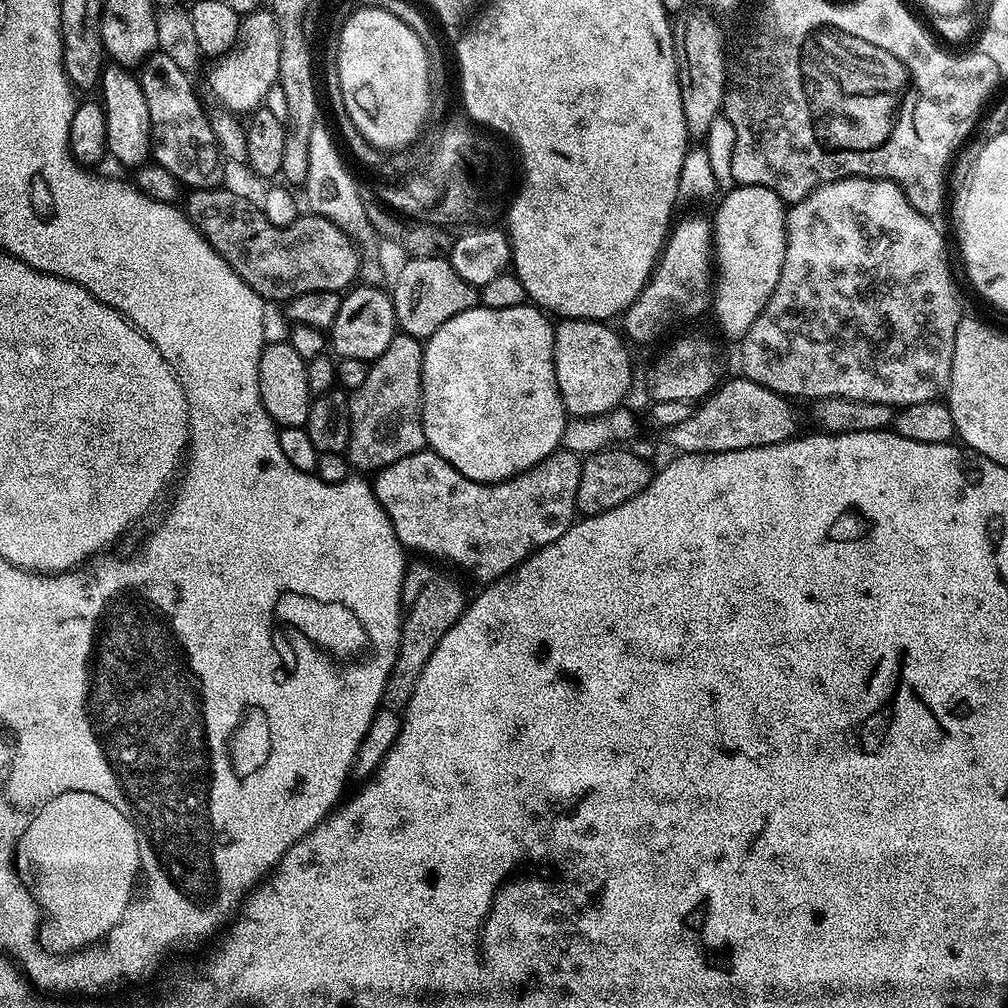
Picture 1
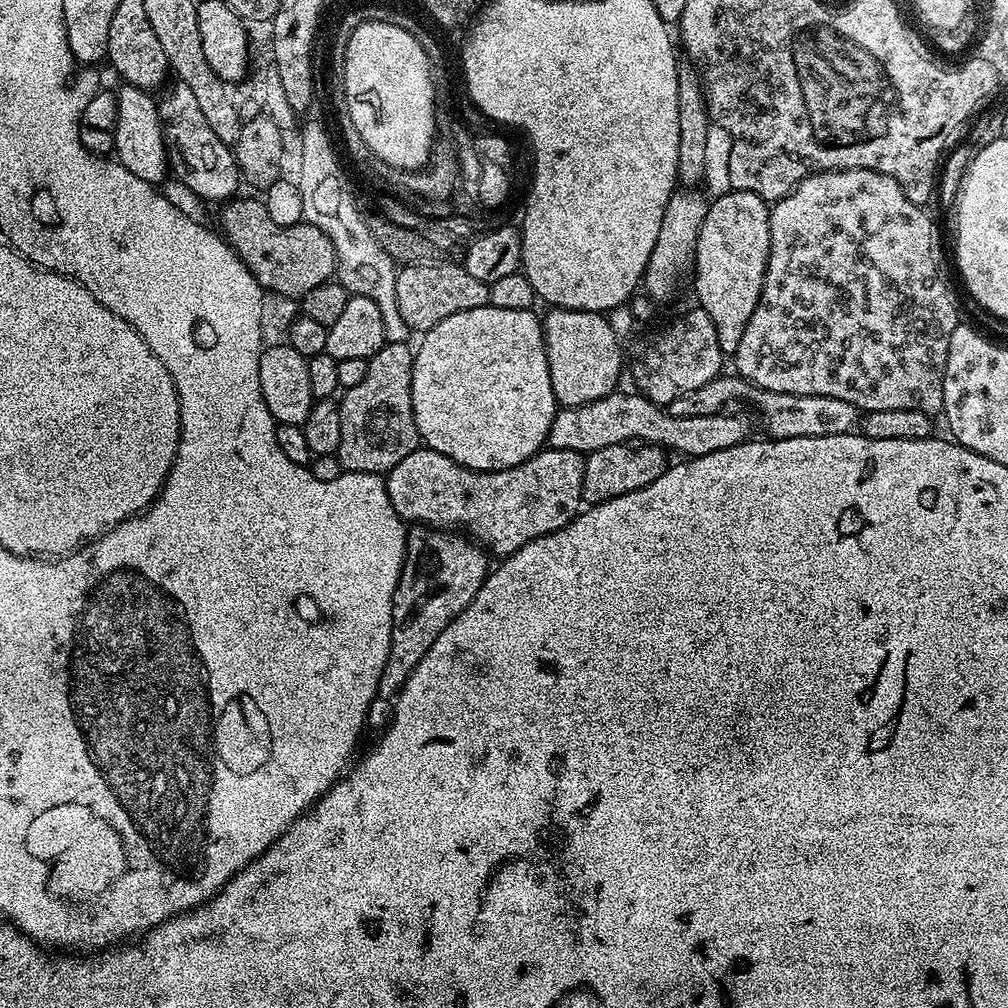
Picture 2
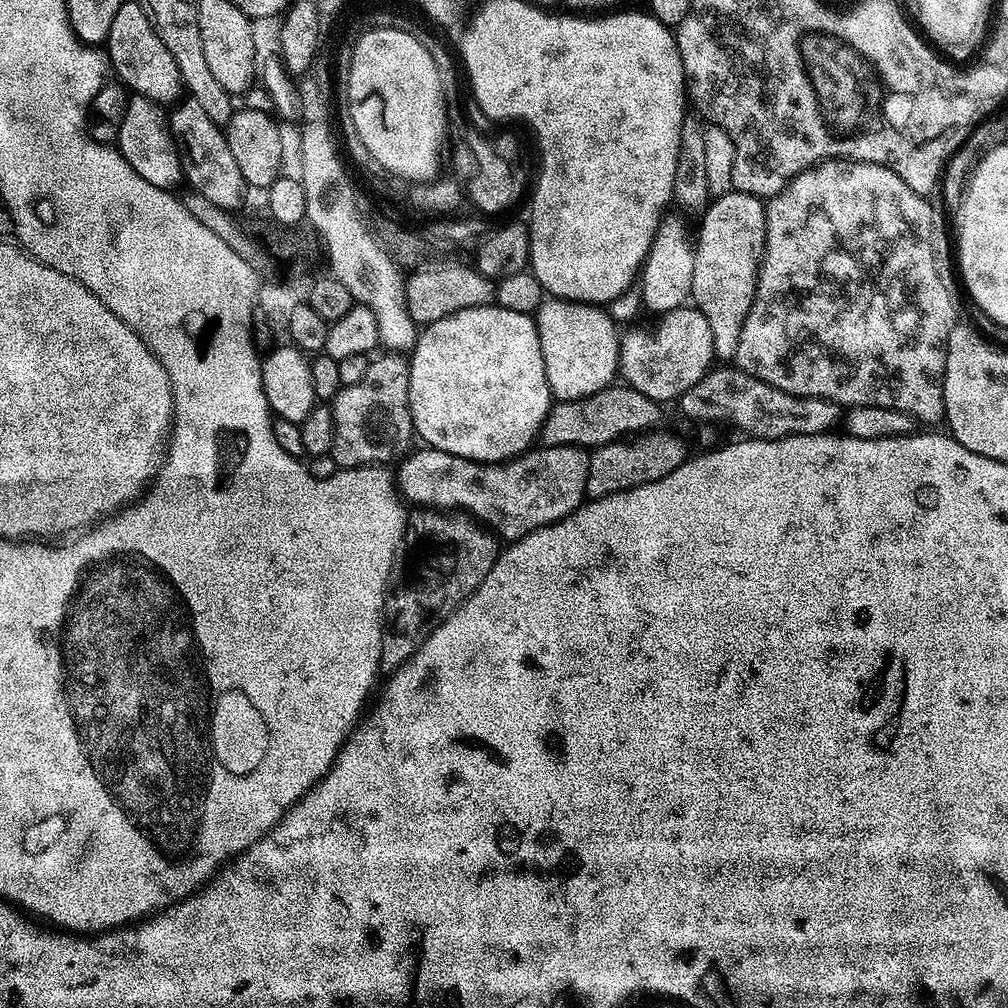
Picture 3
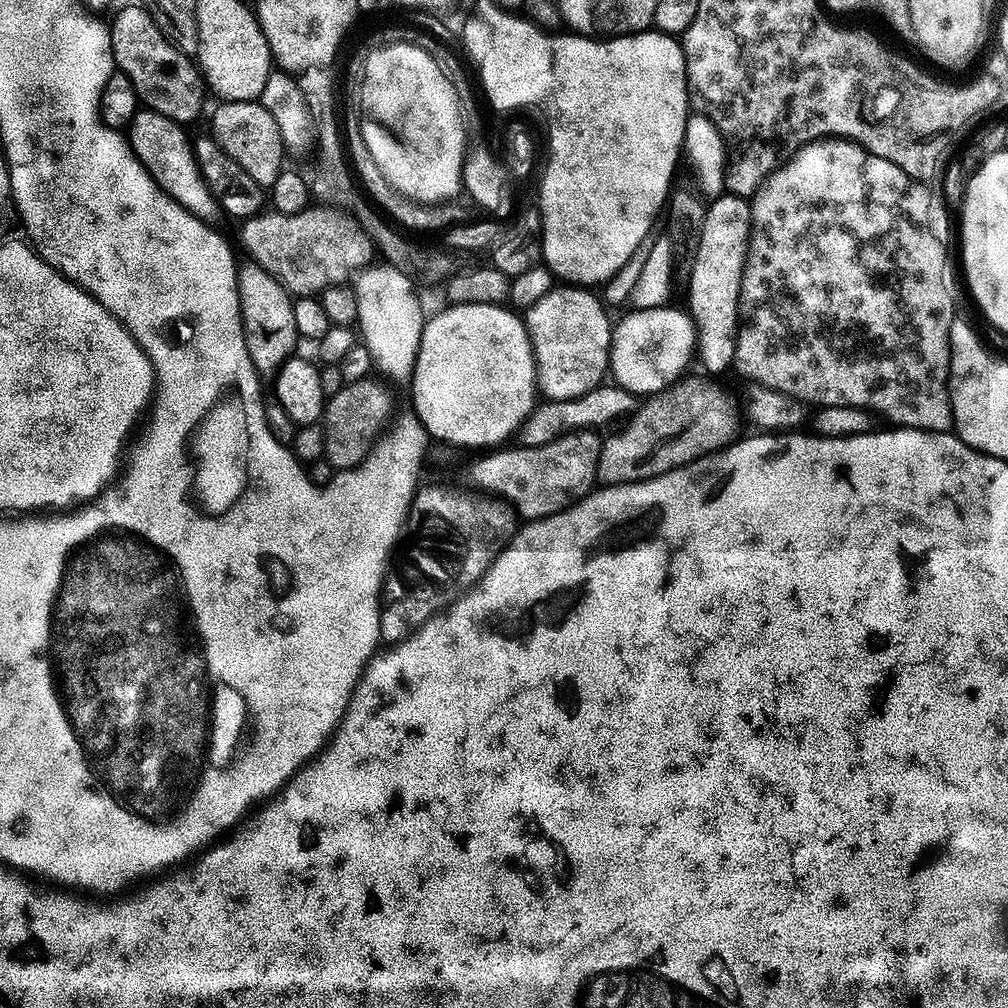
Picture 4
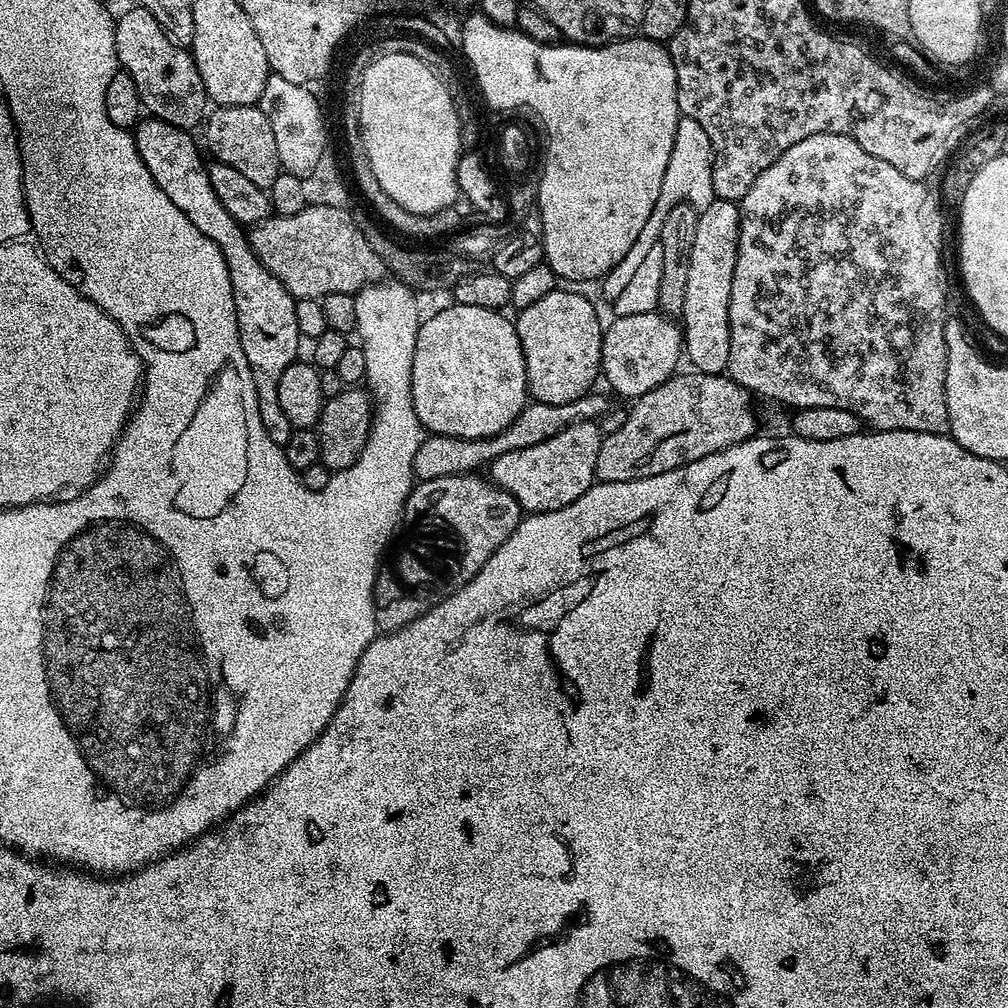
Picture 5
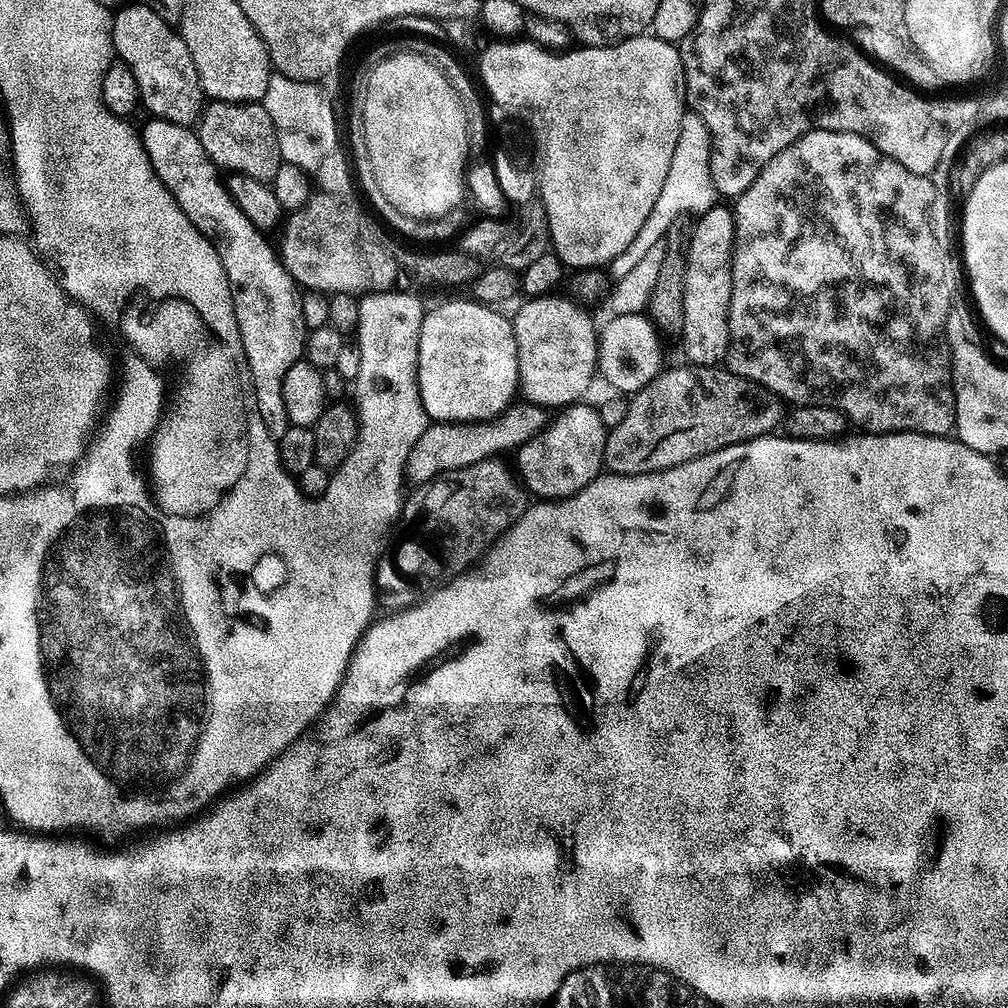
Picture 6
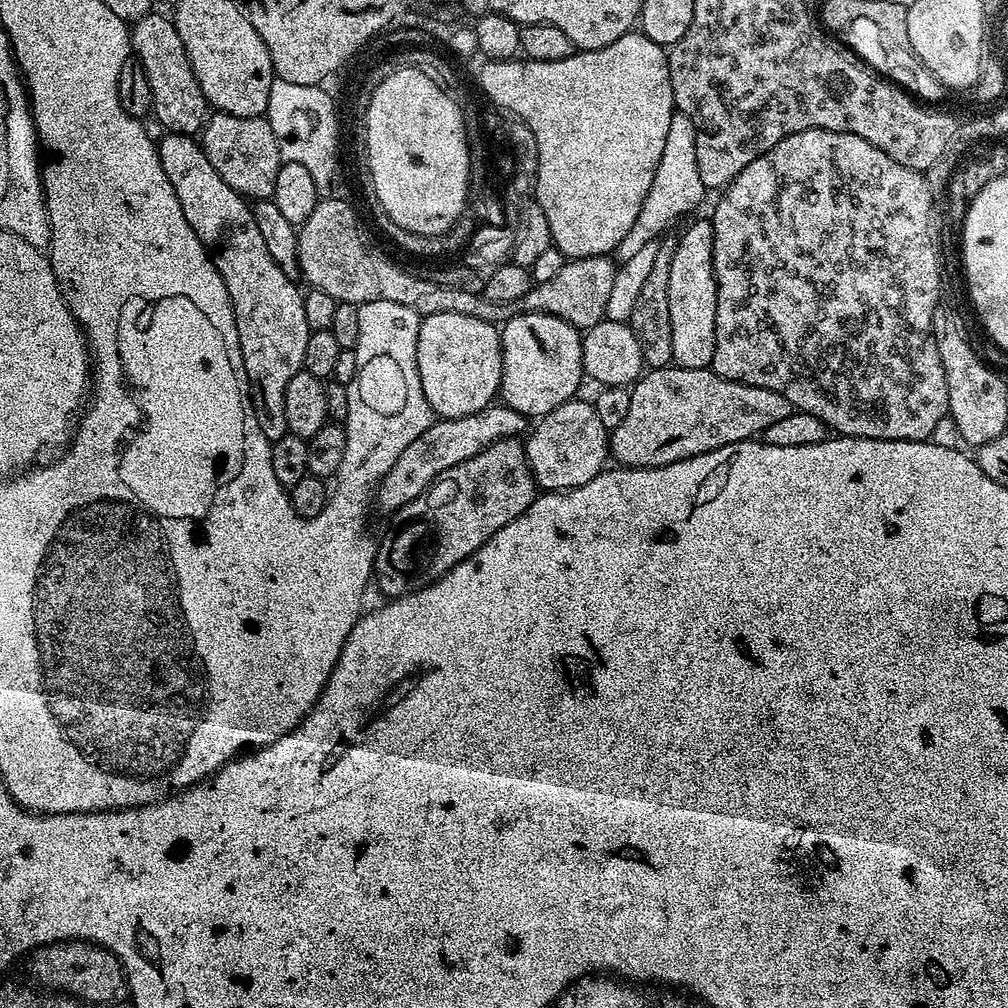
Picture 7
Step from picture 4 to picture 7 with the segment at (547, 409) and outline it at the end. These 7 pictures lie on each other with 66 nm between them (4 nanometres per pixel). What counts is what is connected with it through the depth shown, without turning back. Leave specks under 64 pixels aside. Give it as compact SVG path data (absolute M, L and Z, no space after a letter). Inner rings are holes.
M503 402L493 403L480 412L462 418L437 419L418 438L414 438L402 454L398 454L398 462L378 485L378 504L380 500L381 506L389 510L408 504L422 495L436 481L436 476L442 474L442 470L450 470L450 466L458 466L458 462L474 458L474 454L486 450L494 442L523 437L529 428L529 417L506 407Z

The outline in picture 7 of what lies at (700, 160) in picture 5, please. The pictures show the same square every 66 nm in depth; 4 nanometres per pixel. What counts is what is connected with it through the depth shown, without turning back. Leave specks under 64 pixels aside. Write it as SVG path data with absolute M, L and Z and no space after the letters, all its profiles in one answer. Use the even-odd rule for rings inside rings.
M673 111L670 118L670 131L666 134L666 146L662 150L662 158L658 158L658 170L654 170L654 182L650 182L646 202L642 202L642 210L638 210L638 218L634 218L634 226L630 226L630 234L622 237L622 242L618 242L614 253L615 259L622 262L632 257L636 251L642 250L646 242L659 241L679 216L694 211L703 202L704 195L706 195L704 183L702 178L698 178L694 122L690 122L686 114Z

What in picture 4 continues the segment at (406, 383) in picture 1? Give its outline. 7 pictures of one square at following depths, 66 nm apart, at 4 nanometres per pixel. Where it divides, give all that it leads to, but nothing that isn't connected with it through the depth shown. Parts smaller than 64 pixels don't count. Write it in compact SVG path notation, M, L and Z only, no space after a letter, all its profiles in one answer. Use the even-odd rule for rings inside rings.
M369 378L345 384L342 390L338 390L338 394L327 397L322 417L326 438L324 459L332 463L333 469L356 468L370 455L372 448L393 419L392 392L383 384L385 383L383 379L380 379L381 381L376 379Z

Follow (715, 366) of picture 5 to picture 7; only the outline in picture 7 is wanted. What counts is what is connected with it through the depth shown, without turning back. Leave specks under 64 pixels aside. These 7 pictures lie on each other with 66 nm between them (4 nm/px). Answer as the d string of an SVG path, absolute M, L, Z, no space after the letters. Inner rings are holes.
M708 218L694 221L684 233L679 233L674 258L670 258L670 346L672 347L673 361L682 368L707 368L714 358L716 349L716 275L712 261L712 222Z

